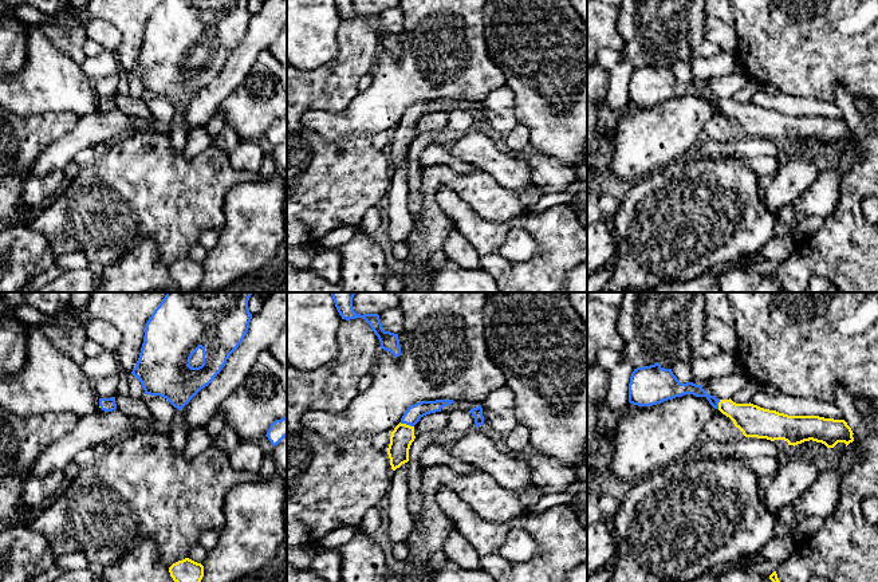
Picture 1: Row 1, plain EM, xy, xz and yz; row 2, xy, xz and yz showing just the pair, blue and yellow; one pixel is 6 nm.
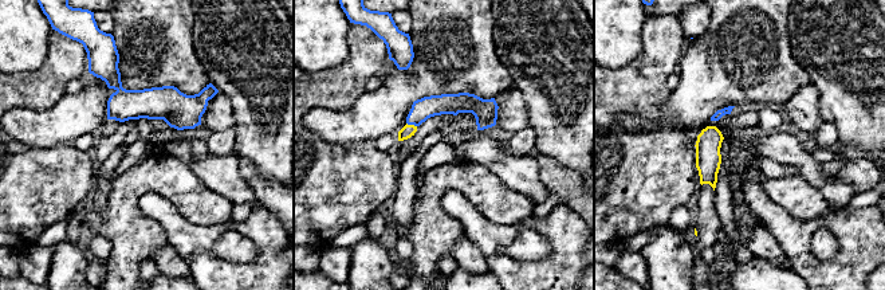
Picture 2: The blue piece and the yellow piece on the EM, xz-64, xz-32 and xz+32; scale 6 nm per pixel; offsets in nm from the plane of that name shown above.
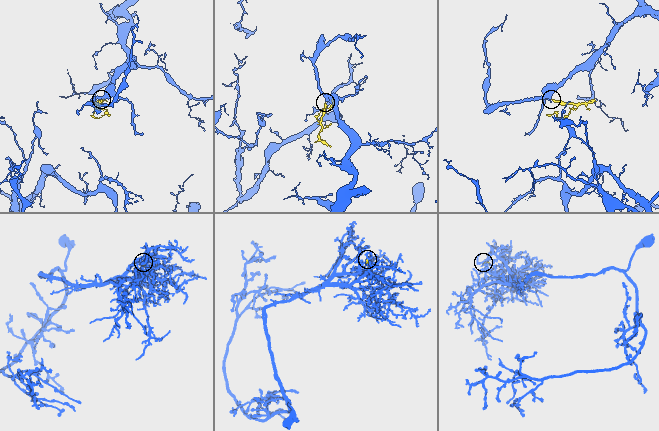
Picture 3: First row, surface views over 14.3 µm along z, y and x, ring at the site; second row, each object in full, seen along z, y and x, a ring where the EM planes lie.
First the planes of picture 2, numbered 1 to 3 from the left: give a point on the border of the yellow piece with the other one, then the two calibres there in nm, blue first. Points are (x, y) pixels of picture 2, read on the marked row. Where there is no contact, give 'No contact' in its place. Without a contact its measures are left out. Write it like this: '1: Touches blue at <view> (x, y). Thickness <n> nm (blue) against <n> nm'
1: No contact
2: Touches blue at xz-32 (412, 124). Thickness 130 nm (blue) against 80 nm
3: No contact

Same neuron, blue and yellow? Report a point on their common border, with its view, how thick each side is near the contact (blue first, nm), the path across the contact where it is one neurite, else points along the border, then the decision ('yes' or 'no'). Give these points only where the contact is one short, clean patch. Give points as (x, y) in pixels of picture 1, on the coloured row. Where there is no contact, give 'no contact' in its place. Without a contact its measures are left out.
xz (406, 424) | 100/140 nm | across xz (412, 416), (406, 424), (402, 436) | yes

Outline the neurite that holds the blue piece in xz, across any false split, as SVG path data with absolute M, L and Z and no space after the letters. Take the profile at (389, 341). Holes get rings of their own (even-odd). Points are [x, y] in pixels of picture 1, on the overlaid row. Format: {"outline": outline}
{"outline": "M330 292L338 312L340 314L342 319L350 321L355 318L363 318L370 327L373 329L374 334L378 337L381 342L381 349L390 351L394 357L401 355L401 346L398 334L385 331L382 329L382 323L378 314L357 314L353 308L353 298L355 292Z"}

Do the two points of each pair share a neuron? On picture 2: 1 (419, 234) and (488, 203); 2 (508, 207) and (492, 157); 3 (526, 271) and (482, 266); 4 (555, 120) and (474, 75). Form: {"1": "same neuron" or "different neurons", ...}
{"1": "same neuron", "2": "different neurons", "3": "different neurons", "4": "different neurons"}

